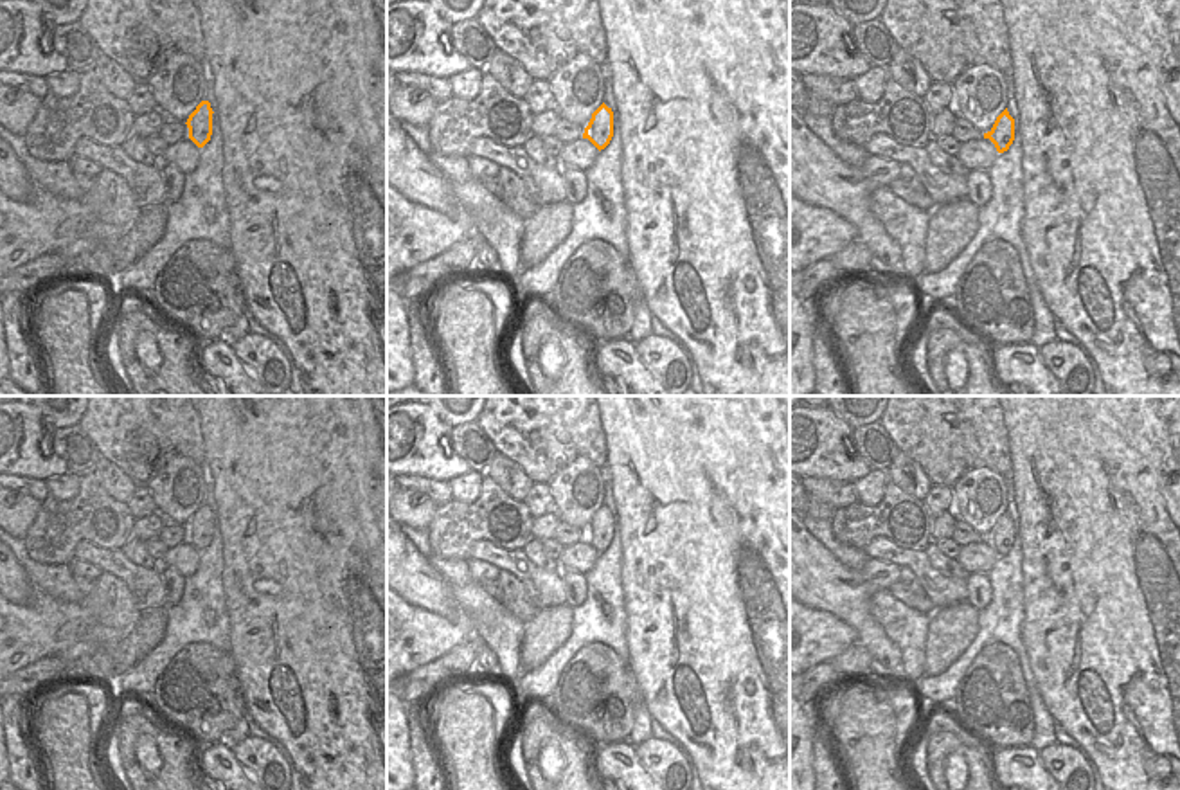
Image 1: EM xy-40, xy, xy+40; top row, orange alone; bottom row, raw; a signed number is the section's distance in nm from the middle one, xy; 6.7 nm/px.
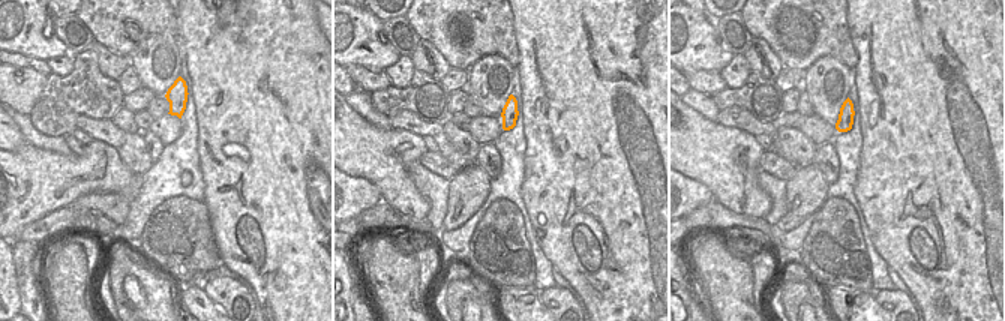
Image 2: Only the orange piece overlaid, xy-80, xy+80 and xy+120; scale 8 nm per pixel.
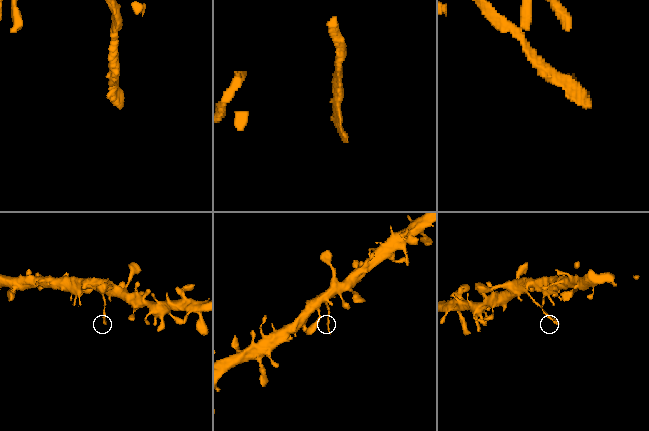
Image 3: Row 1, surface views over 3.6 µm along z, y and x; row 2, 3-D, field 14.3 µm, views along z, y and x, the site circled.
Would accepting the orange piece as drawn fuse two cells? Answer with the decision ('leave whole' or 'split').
split

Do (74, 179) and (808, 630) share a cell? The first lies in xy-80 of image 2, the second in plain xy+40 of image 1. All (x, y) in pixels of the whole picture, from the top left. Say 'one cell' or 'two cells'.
one cell

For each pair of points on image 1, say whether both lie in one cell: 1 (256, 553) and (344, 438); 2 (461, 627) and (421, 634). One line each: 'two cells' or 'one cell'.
1: one cell
2: one cell

